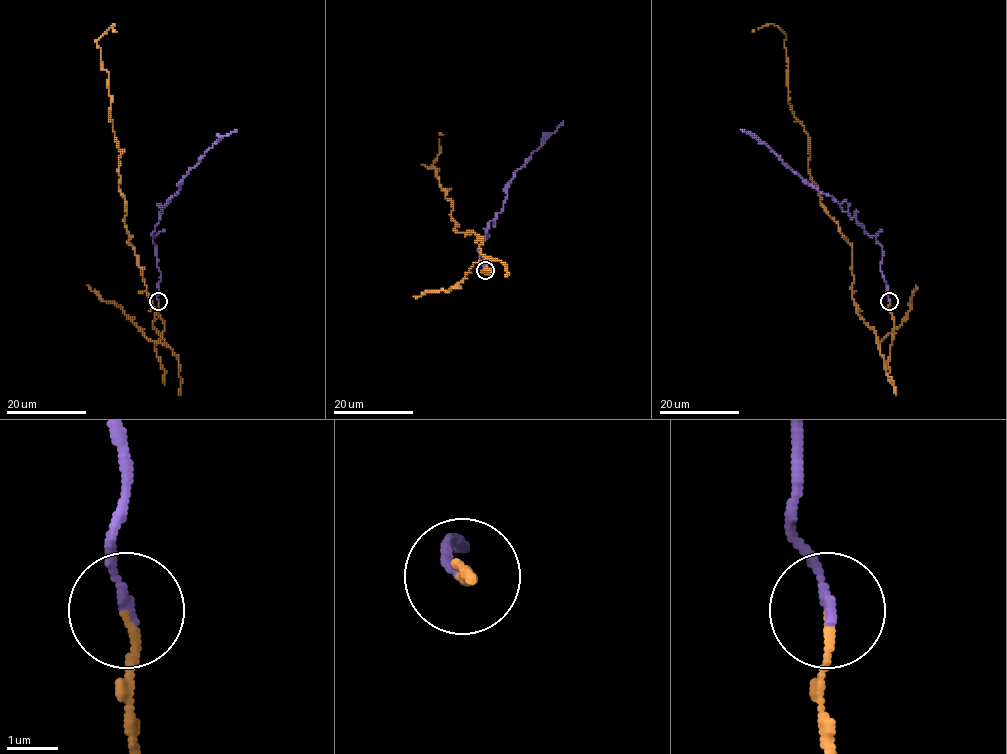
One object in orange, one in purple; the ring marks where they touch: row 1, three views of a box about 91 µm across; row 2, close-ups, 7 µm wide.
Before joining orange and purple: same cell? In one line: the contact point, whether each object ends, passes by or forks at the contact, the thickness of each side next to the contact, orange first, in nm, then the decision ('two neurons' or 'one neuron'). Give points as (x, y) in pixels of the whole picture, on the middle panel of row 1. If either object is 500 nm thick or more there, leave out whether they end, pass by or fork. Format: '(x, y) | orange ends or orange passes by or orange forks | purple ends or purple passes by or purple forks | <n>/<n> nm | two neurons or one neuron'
(485, 270) | orange ends | purple ends | 150/200 nm | one neuron

